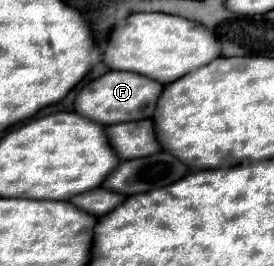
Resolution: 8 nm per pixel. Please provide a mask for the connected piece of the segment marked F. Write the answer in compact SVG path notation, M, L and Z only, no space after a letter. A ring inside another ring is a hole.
M106 72L104 76L94 78L82 86L82 90L76 94L74 110L78 110L80 116L90 116L90 120L98 120L104 126L144 120L152 116L162 88L164 86L160 82L134 72Z

